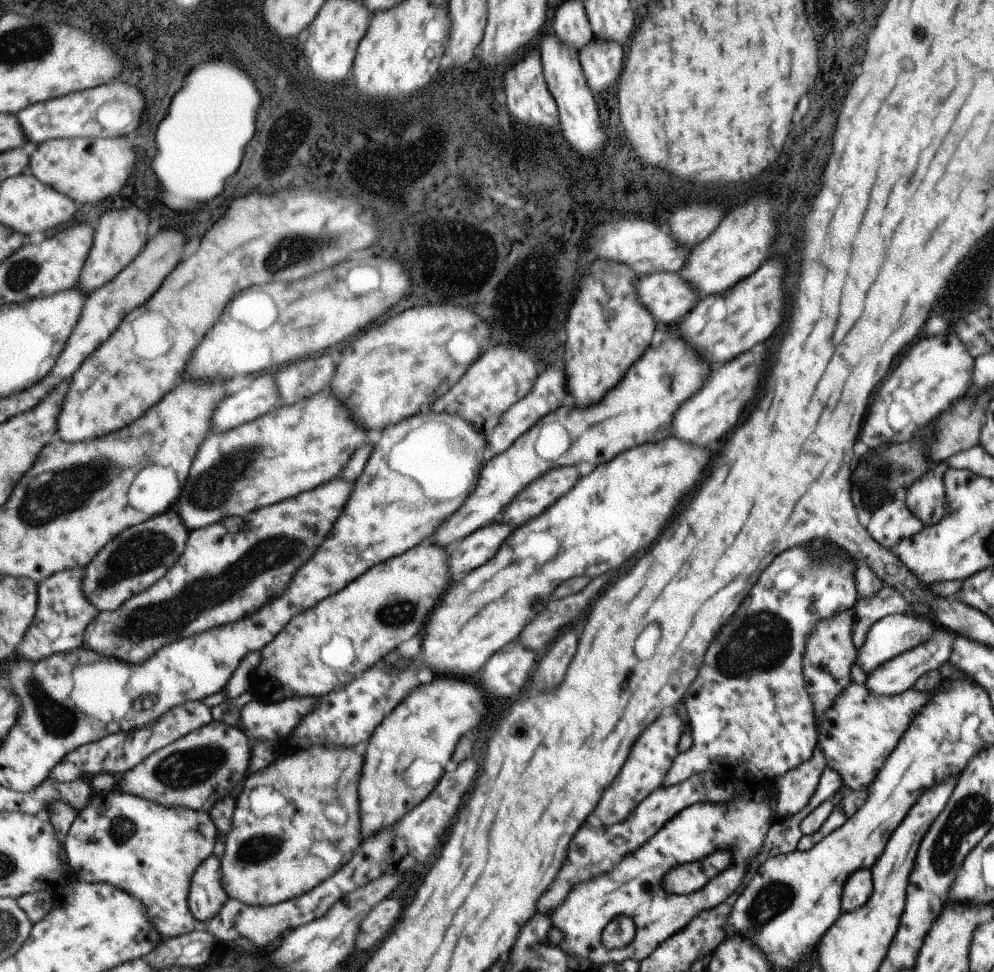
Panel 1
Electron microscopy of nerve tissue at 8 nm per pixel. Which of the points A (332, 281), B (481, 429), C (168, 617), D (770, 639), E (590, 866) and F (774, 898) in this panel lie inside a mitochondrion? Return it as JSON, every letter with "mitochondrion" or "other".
{"A":"mitochondrion","B":"other","C":"mitochondrion","D":"mitochondrion","E":"mitochondrion","F":"mitochondrion"}

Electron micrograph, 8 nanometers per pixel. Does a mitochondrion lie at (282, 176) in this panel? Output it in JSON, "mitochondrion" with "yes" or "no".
{"mitochondrion":"no"}

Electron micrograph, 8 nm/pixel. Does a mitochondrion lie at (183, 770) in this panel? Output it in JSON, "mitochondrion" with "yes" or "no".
{"mitochondrion":"yes"}

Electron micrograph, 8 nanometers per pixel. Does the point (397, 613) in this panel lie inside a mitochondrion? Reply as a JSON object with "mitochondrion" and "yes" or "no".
{"mitochondrion":"yes"}

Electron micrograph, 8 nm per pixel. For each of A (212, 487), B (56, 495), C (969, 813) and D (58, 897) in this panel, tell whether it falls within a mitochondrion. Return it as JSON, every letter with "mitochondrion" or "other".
{"A":"mitochondrion","B":"mitochondrion","C":"mitochondrion","D":"other"}

